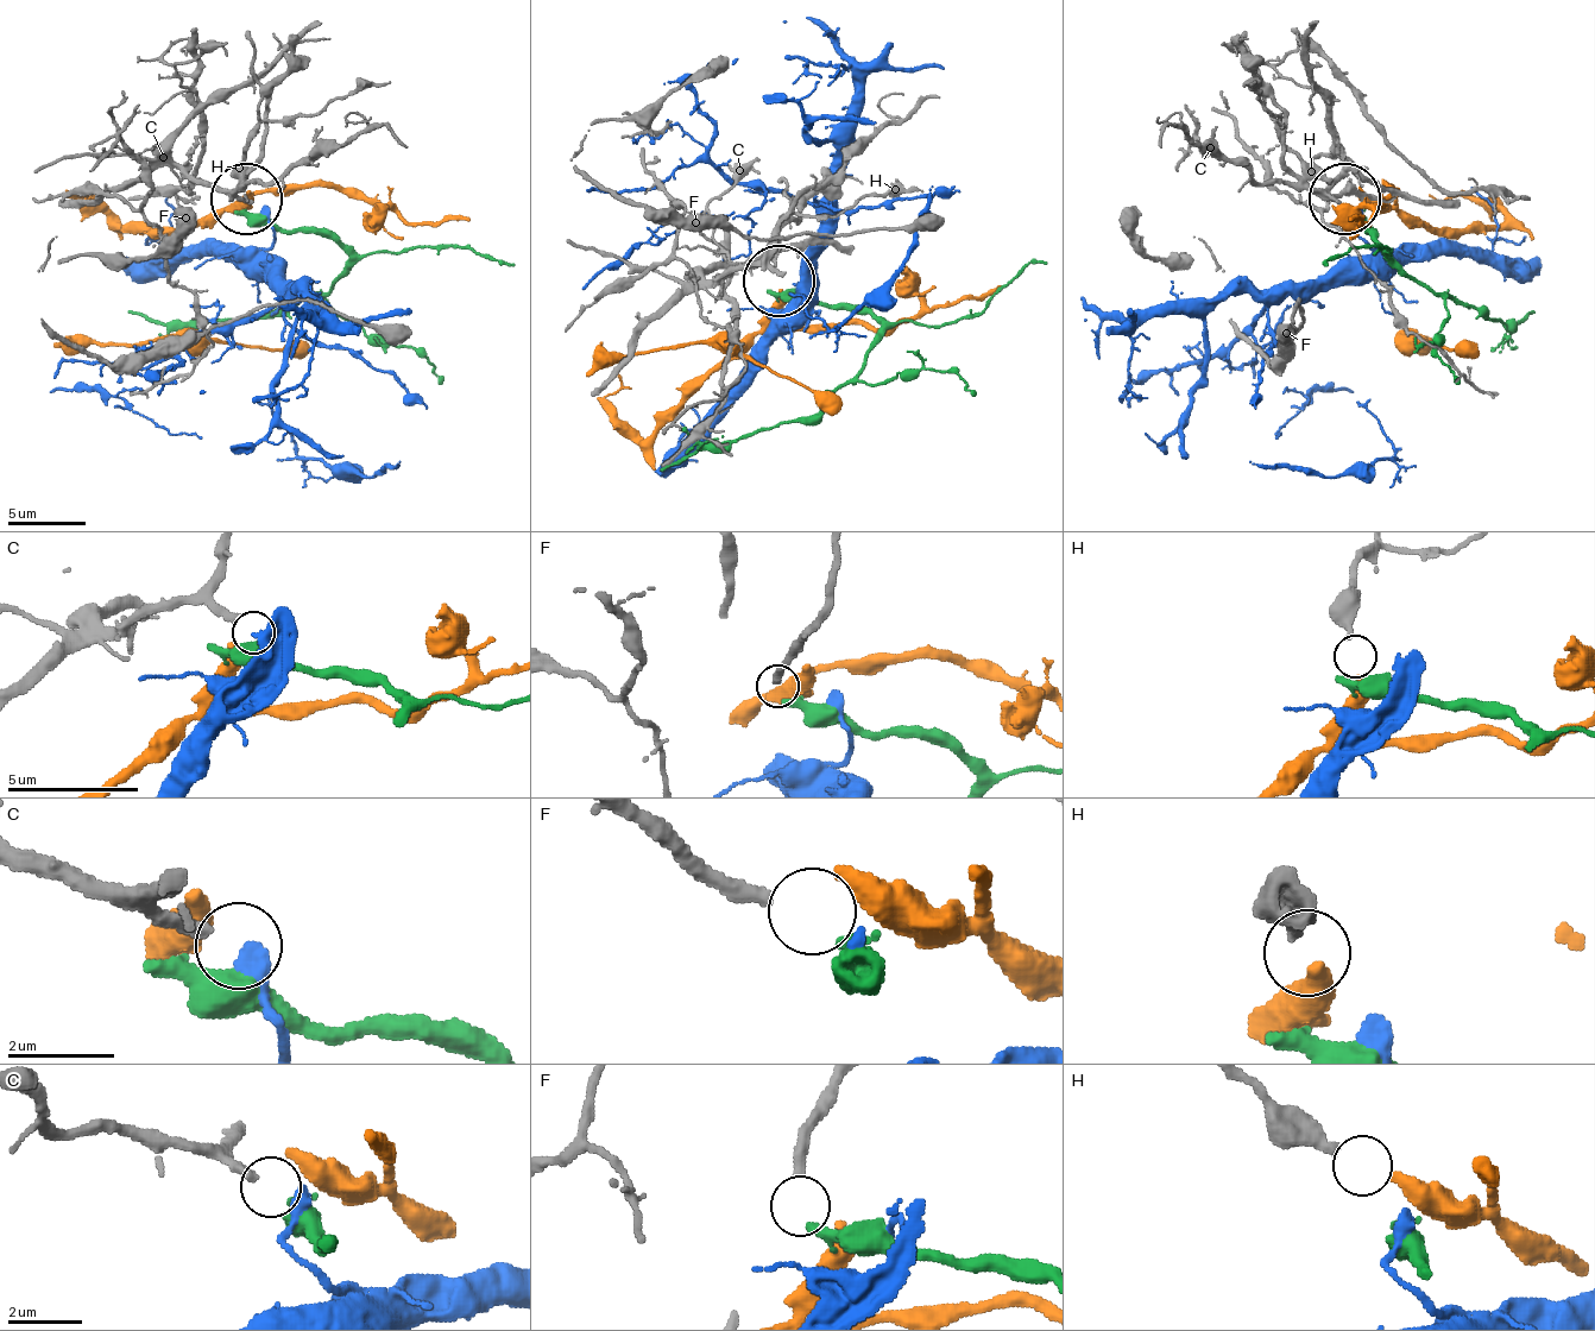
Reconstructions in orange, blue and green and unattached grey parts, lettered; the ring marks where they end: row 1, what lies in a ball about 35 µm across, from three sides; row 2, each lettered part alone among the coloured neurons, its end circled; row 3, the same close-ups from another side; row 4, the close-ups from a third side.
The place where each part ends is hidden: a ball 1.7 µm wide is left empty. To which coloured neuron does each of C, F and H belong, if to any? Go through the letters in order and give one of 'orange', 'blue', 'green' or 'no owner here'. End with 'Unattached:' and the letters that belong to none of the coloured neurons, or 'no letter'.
C: no owner here
F: green
H: orange
Unattached: C

